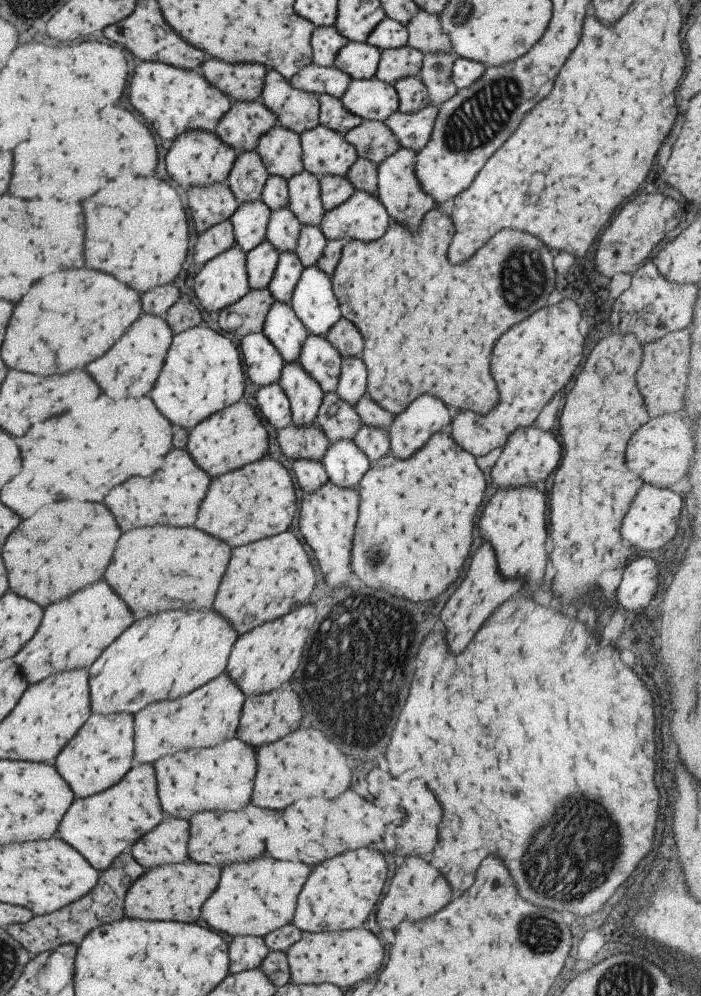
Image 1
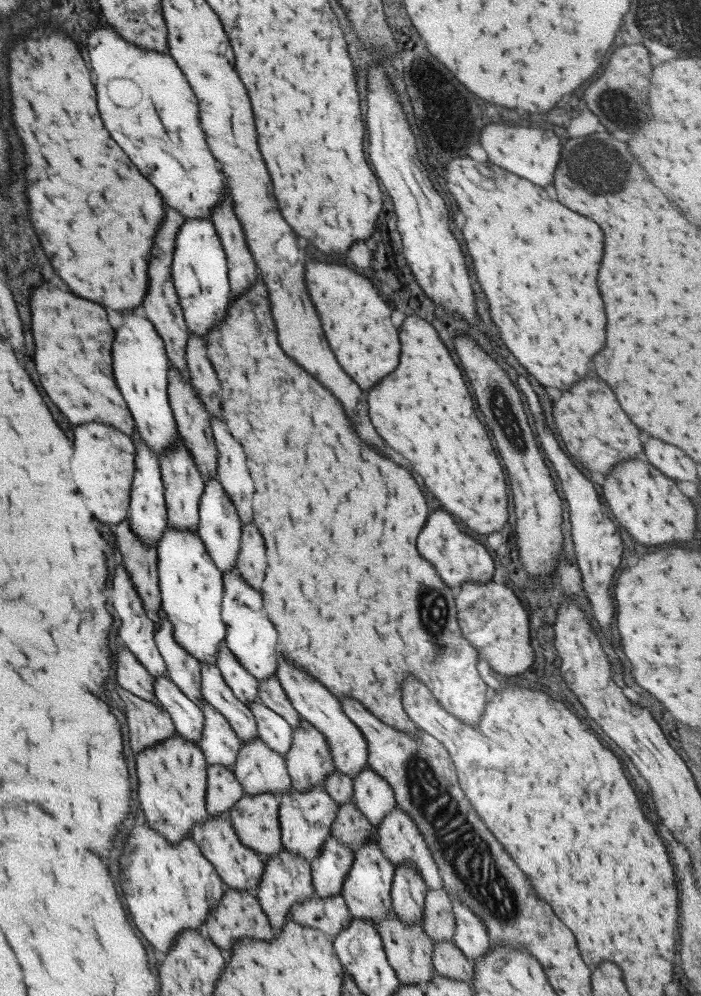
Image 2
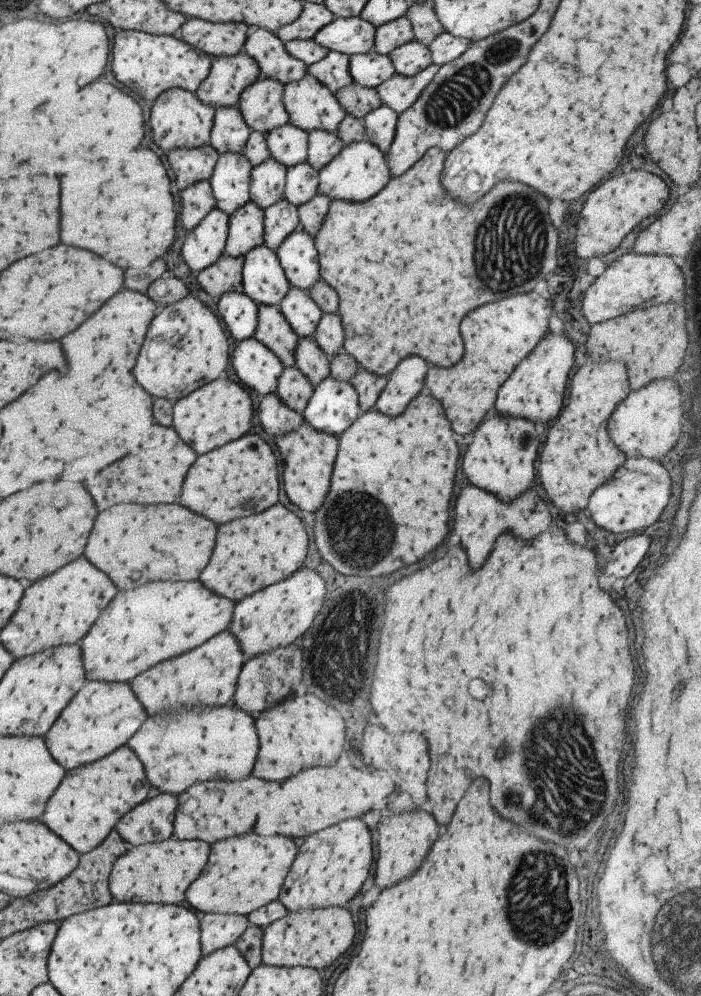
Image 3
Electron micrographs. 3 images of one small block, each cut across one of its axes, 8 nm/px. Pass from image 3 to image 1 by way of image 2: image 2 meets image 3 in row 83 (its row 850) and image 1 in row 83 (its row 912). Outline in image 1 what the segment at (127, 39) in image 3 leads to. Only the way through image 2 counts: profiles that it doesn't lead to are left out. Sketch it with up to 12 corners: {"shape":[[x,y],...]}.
{"shape":[[137,61],[129,104],[171,144],[214,133],[231,98],[199,72]]}

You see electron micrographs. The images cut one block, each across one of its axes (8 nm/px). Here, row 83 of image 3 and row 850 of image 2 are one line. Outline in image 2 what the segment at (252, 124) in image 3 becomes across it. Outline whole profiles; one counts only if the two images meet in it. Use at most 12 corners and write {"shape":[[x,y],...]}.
{"shape":[[244,794],[227,814],[263,862],[281,851],[278,802]]}

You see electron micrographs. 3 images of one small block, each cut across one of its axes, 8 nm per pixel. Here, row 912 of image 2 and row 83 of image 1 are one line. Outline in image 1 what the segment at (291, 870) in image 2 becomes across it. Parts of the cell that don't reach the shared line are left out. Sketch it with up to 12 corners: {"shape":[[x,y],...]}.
{"shape":[[266,71],[259,101],[297,135],[318,125],[318,99]]}

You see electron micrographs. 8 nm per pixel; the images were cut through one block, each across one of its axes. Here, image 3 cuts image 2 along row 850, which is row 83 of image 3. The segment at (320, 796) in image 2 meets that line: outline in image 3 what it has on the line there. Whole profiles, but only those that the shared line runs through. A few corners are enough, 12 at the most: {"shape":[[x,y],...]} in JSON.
{"shape":[[315,77],[282,87],[289,123],[336,132],[346,112]]}

